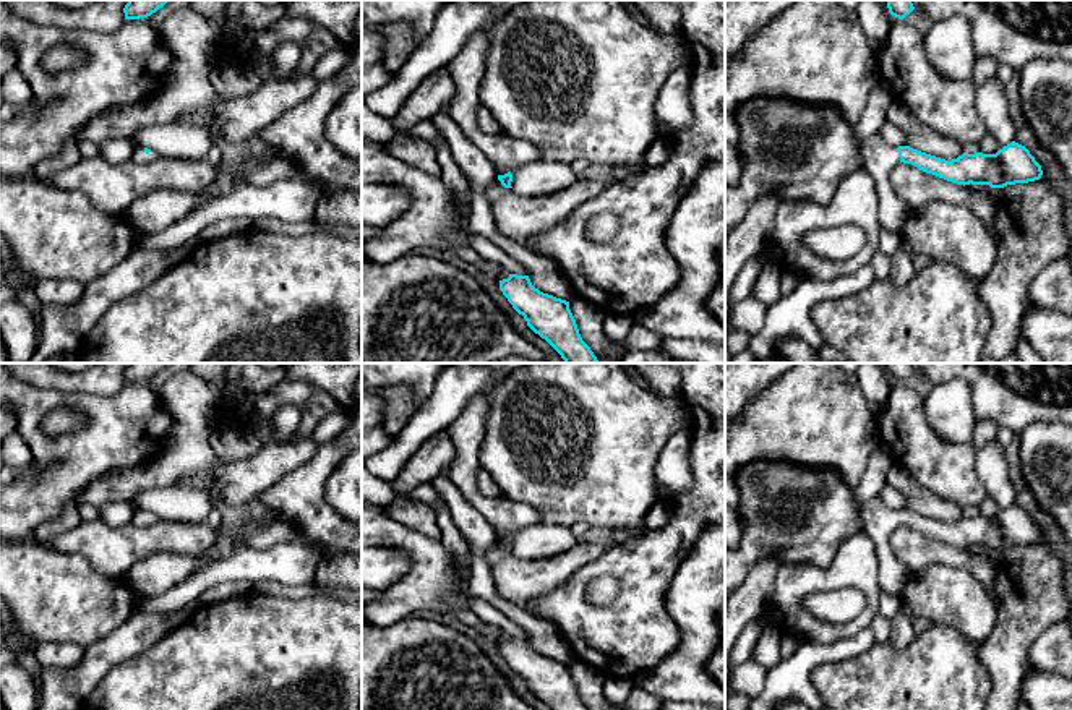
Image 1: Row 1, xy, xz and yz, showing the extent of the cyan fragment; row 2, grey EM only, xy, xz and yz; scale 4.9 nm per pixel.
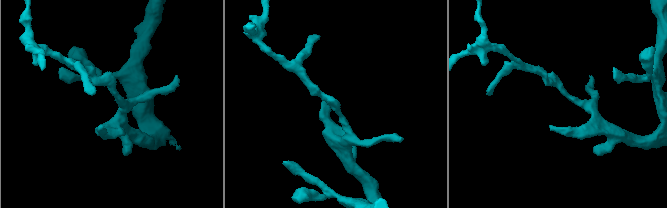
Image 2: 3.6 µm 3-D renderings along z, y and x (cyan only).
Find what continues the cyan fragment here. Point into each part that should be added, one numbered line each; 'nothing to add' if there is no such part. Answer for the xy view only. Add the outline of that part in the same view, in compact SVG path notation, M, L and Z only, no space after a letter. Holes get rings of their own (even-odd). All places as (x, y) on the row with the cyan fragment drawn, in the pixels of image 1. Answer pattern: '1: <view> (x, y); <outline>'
1: xy (140, 158); M135 144L131 162L136 164L136 165L146 165L146 164L154 162L157 157L159 156L154 151L151 151L149 154L146 154L144 152L144 146Z

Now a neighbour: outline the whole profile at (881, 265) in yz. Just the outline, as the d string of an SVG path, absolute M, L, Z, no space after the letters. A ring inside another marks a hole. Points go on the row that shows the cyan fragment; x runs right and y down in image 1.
M877 251L869 264L873 267L876 280L887 280L890 277L892 264L889 254Z

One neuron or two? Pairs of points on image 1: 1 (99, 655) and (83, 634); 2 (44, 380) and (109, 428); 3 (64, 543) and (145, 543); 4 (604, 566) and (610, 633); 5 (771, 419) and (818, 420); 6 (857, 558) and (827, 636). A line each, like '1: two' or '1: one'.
1: two
2: two
3: one
4: one
5: one
6: one

